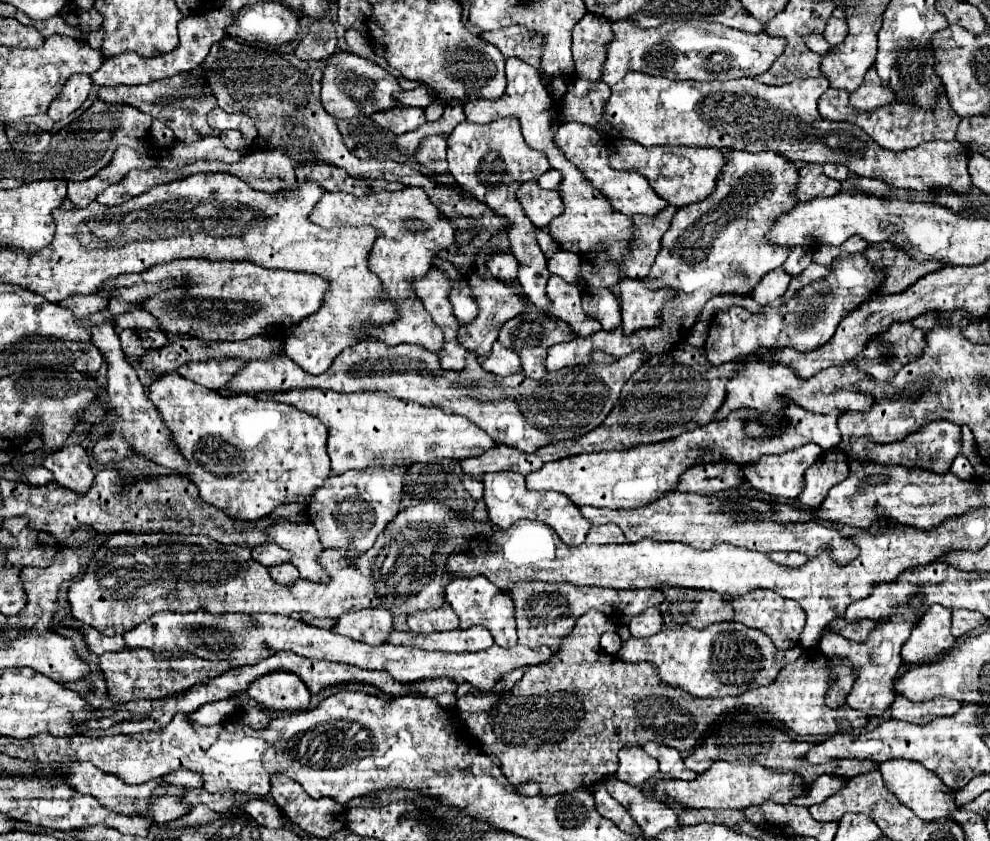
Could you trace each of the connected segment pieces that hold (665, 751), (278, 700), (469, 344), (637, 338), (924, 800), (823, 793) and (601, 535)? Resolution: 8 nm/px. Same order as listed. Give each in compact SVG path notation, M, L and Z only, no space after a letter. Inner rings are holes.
M644 743L644 753L654 757L660 763L660 775L664 779L684 779L684 781L692 781L696 779L694 771L688 771L684 767L684 761L680 757L680 753L676 749L670 749L666 745L660 743Z
M274 671L258 681L254 681L246 695L260 703L264 709L272 711L300 711L310 705L308 687L294 675L286 671Z
M482 271L480 273L472 273L468 277L468 283L472 287L472 293L474 297L478 299L478 305L480 305L480 313L478 317L466 325L466 327L460 327L458 331L458 341L468 349L468 351L474 351L476 355L488 355L490 349L492 349L492 343L498 339L498 331L500 327L512 319L514 315L522 313L522 301L520 301L520 295L516 289L510 289L506 287L502 281L498 279L492 279L492 277L486 277Z
M728 151L726 153L726 165L718 177L718 185L716 191L712 195L708 195L708 199L696 203L696 205L688 205L688 207L680 207L680 211L674 215L672 219L672 227L664 233L662 239L662 247L660 253L652 265L652 271L646 277L648 287L674 287L678 291L676 299L668 301L664 311L662 311L662 325L654 327L654 329L644 329L644 331L636 331L636 335L624 335L622 327L614 329L614 331L598 331L590 337L576 337L568 343L558 343L548 347L546 351L546 371L558 371L560 367L568 367L568 365L580 365L588 361L588 355L592 349L602 349L610 355L614 355L616 359L630 355L634 349L644 347L650 355L658 355L658 353L668 353L670 349L676 349L676 345L686 341L688 329L694 327L696 317L700 315L700 311L704 309L706 301L710 301L716 295L724 295L724 293L750 293L752 287L756 287L756 283L760 283L760 279L768 273L778 269L784 259L788 257L788 247L774 247L772 243L768 243L764 239L764 235L768 233L770 225L774 223L774 219L782 213L782 211L790 211L798 201L794 197L794 187L798 183L798 169L784 157L780 155L772 155L772 151L764 151L764 153L748 153L748 151Z
M904 759L884 761L880 765L880 773L882 773L886 785L890 787L890 791L900 799L900 803L910 807L920 819L928 819L928 821L942 819L950 811L956 809L952 789L948 789L936 775L932 775L932 771L928 771L920 763L912 763L912 761L904 761Z
M820 775L820 777L812 783L810 793L792 799L792 803L794 803L794 805L810 807L810 805L814 805L814 803L820 803L820 801L828 799L830 795L836 795L836 791L840 791L840 789L844 787L844 783L846 783L844 777L838 777L838 775Z
M606 523L606 525L592 525L588 535L586 535L586 541L590 543L596 543L596 545L602 545L602 543L620 543L622 541L622 531L620 527L614 523Z

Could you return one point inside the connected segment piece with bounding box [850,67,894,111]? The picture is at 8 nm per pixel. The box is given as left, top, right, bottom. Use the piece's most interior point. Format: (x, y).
(871, 94)

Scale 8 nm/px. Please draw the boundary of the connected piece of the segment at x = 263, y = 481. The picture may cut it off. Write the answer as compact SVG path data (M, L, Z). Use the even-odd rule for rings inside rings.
M176 371L164 375L164 379L156 381L150 385L150 391L148 391L148 399L156 405L156 409L160 411L162 419L166 421L166 427L172 431L172 437L176 441L176 445L180 447L180 453L186 457L188 461L188 477L198 485L198 491L200 491L200 497L218 507L218 509L224 509L228 515L232 517L238 517L238 519L248 519L248 521L256 521L258 517L266 517L276 505L280 503L286 503L286 501L296 501L296 503L302 503L306 505L308 499L312 497L314 489L320 487L324 483L324 479L330 475L330 463L328 463L328 453L326 453L326 437L328 437L328 429L314 417L310 415L304 415L302 411L296 411L296 407L292 405L284 405L284 403L276 403L274 399L266 399L266 397L256 397L256 395L238 395L238 397L220 397L216 395L216 391L210 391L206 387L200 387L184 377L180 377Z

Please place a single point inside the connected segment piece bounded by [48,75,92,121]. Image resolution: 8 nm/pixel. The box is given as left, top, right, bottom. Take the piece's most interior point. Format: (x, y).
(76, 90)

